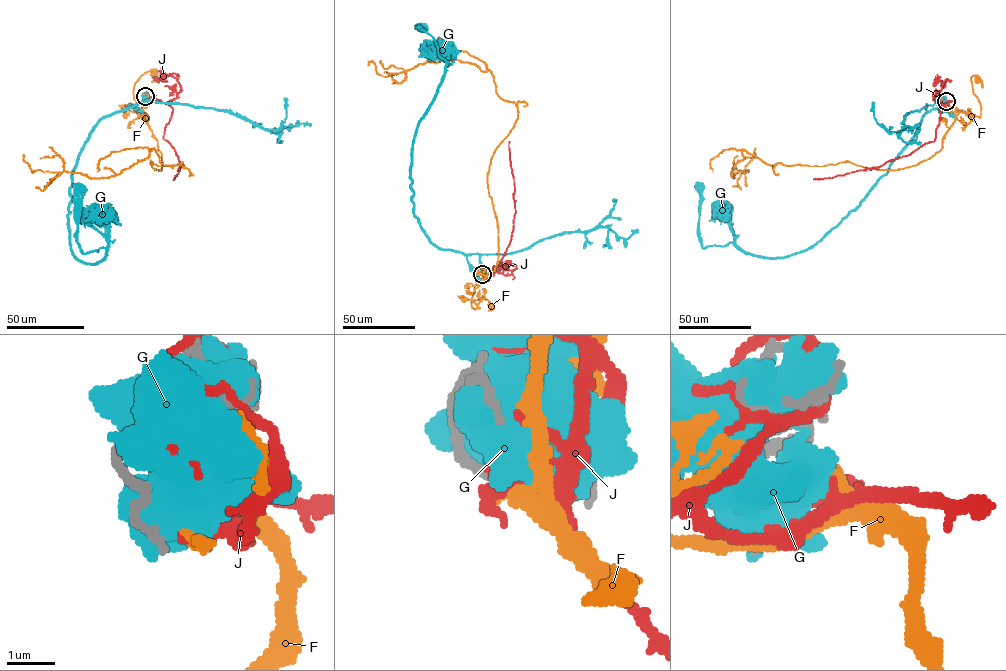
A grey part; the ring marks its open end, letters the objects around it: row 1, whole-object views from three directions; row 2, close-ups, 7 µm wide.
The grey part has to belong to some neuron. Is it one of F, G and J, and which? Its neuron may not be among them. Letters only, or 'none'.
F

